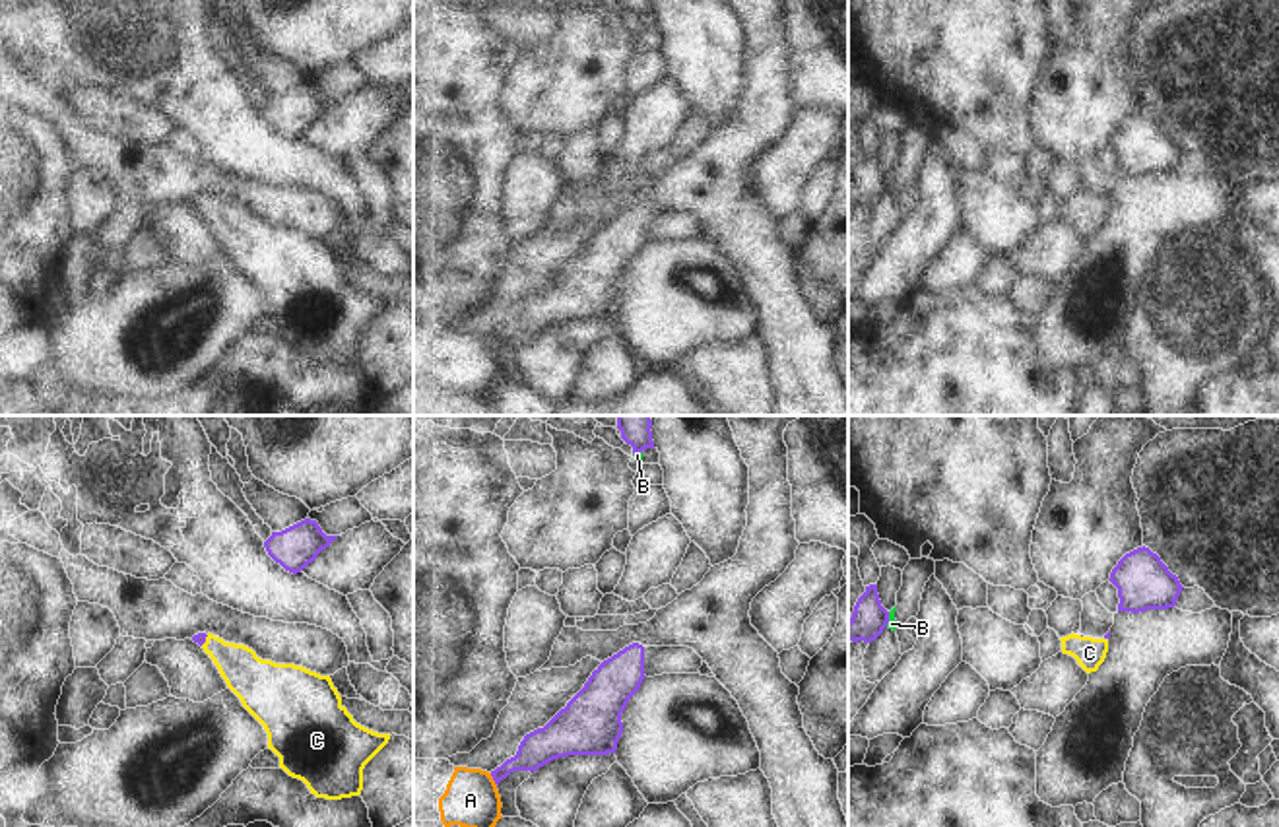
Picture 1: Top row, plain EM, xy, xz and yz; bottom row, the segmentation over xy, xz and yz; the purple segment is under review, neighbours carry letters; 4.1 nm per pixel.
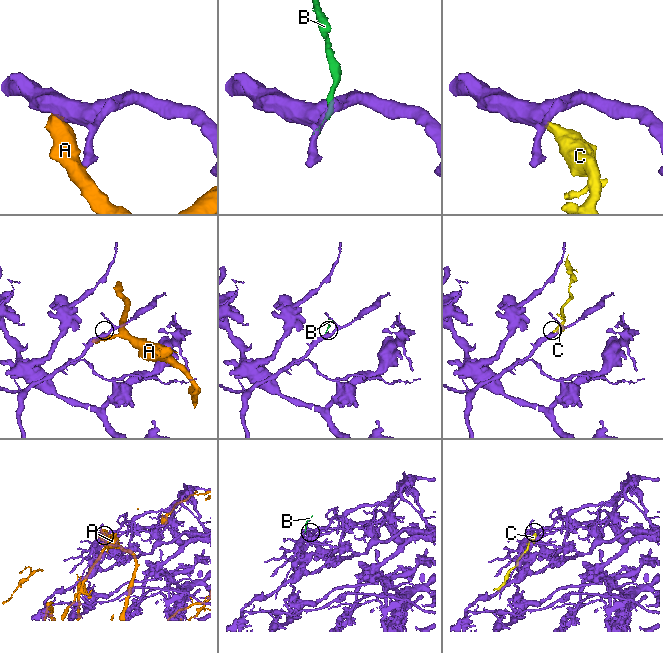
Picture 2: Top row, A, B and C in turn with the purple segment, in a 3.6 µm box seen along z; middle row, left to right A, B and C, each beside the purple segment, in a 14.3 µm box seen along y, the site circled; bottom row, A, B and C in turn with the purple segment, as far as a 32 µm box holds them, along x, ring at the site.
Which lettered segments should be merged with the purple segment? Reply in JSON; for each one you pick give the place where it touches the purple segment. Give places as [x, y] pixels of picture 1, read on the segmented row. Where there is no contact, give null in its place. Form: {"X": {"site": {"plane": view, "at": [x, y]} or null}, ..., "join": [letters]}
{"C": {"site": {"plane": "xy", "at": [204, 641]}}, "join": ["C"]}

